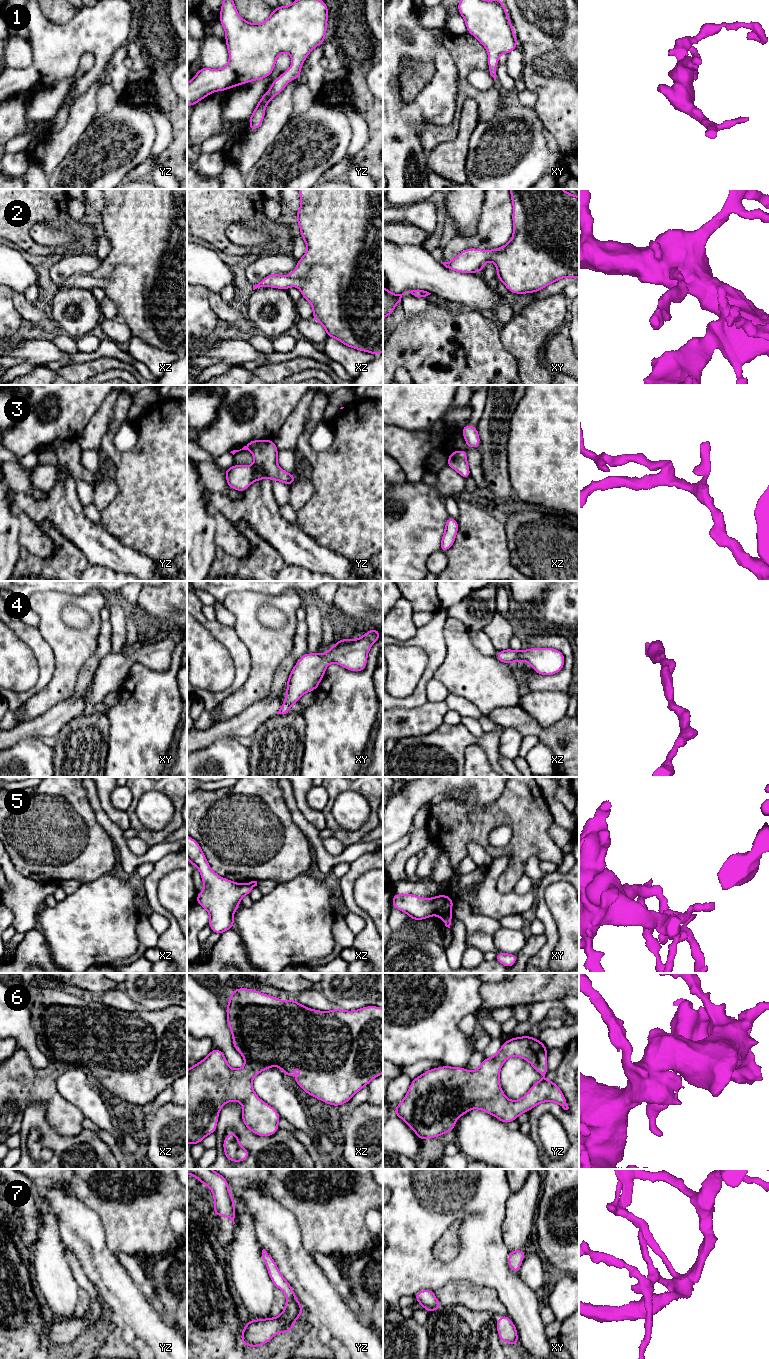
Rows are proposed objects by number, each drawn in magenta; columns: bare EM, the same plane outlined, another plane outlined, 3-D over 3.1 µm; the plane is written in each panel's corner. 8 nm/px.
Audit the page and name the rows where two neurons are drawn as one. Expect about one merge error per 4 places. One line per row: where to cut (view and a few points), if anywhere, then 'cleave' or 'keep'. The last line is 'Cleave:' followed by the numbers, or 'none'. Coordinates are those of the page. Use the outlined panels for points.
1: cut none; keep
2: cut none; keep
3: cut none; keep
4: cut none; keep
5: cut xy (450, 909), (441, 917); cleave
6: cut none; keep
7: cut none; keep
Cleave: 5

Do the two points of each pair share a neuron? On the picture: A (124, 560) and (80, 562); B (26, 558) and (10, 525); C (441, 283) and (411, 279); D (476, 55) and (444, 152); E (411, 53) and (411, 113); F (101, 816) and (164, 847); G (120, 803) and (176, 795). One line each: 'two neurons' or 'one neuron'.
A: two neurons
B: two neurons
C: one neuron
D: two neurons
E: one neuron
F: one neuron
G: two neurons

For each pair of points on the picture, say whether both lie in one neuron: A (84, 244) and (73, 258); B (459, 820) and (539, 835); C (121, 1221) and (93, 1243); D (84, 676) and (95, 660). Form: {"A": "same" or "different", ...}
{"A": "different", "B": "same", "C": "different", "D": "same"}

